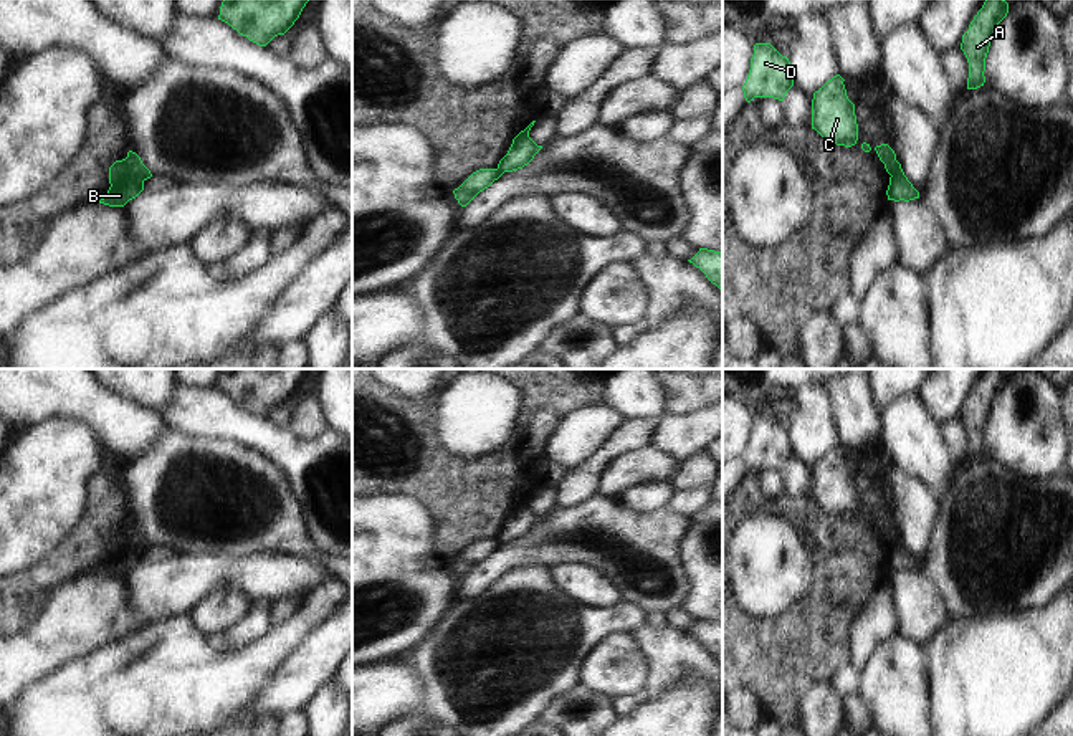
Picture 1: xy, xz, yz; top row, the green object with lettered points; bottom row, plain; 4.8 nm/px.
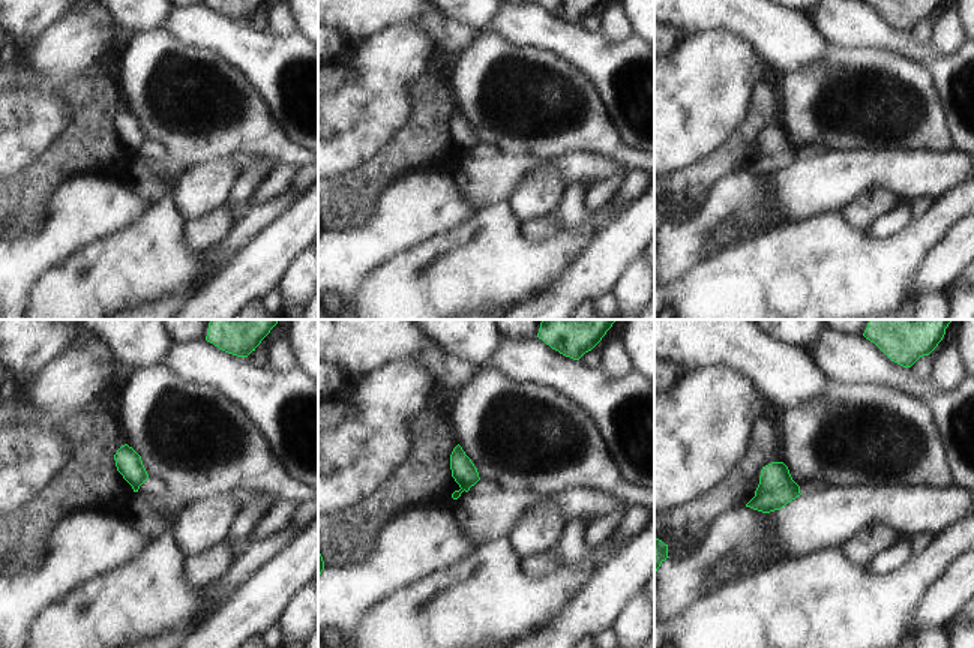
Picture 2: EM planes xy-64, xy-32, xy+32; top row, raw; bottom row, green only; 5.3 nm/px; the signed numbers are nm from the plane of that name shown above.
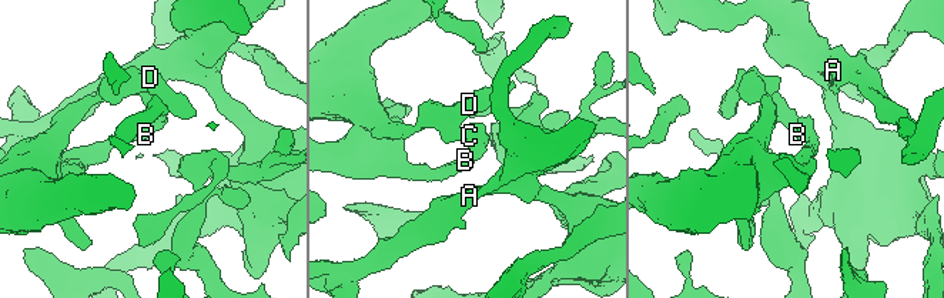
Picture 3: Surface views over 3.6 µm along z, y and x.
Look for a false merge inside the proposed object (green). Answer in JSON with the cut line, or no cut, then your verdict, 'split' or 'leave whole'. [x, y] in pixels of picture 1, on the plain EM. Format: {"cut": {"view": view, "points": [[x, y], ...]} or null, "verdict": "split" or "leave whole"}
{"cut": {"view": "xy", "points": [[126, 528], [129, 543], [143, 553]]}, "verdict": "split"}

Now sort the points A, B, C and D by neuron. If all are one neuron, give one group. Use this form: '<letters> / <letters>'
A B / C D

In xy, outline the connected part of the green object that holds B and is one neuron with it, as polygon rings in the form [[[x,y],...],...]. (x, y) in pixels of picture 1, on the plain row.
[[[127,528],[109,538],[109,554],[107,564],[99,571],[109,577],[124,577],[144,561],[144,552],[131,546]]]

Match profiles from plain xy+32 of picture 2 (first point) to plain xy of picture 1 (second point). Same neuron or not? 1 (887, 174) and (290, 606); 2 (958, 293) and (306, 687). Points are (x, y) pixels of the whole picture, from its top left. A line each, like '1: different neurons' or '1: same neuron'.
1: different neurons
2: different neurons

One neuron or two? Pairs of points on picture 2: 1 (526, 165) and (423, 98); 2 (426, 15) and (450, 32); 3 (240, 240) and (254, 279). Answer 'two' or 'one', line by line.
1: two
2: one
3: two

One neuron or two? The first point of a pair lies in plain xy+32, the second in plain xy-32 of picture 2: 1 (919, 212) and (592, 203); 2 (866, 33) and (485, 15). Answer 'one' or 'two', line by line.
1: one
2: two

